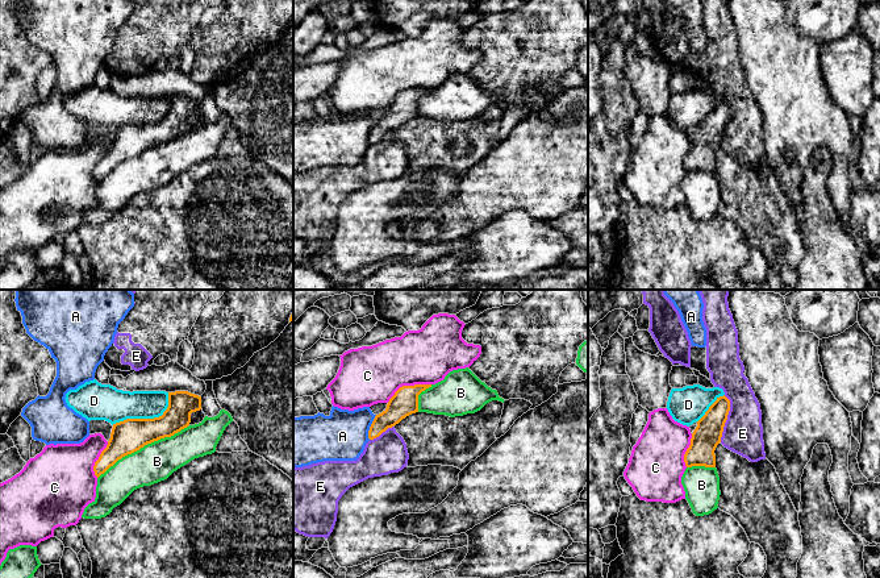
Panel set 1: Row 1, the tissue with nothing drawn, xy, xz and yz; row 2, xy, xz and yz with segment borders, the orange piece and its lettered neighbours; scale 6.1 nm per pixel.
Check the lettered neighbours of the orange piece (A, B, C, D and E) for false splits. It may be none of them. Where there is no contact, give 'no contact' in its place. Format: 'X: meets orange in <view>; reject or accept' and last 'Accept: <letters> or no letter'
A: meets orange in xz; reject
B: meets orange in xy; reject
C: meets orange in xz; reject
D: meets orange in xy; reject
E: meets orange in yz; reject
Accept: no letter

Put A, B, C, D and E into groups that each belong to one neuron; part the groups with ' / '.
A / B / C / D / E

